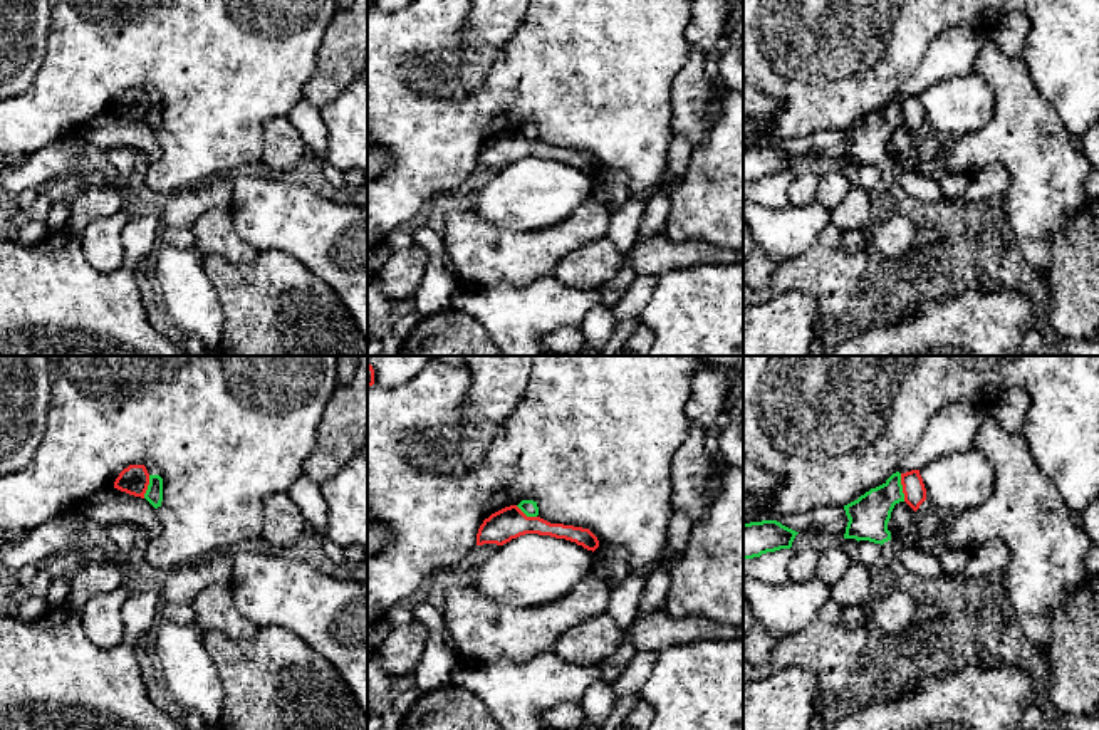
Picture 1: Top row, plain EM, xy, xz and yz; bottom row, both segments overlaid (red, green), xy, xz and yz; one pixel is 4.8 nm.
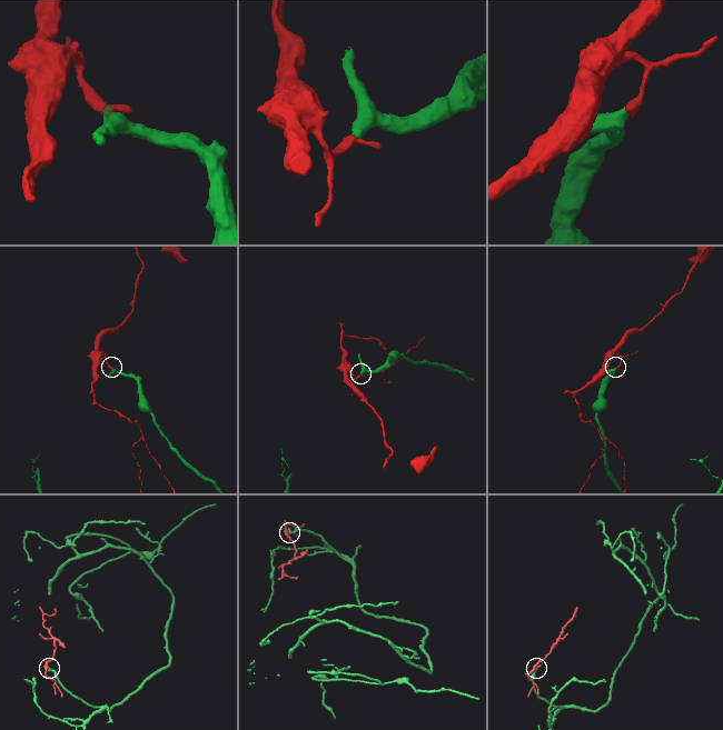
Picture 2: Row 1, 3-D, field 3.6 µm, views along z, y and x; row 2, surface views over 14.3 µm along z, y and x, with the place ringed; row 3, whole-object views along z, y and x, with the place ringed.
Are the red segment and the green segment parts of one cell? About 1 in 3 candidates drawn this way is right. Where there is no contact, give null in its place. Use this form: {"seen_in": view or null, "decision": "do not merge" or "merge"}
{"seen_in": "yz", "decision": "do not merge"}

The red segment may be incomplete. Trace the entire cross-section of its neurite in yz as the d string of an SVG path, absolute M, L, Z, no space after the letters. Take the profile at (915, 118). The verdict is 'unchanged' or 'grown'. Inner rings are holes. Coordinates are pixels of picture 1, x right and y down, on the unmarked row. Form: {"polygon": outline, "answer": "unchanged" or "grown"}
{"polygon": "M919 94L901 97L901 109L904 126L916 136L919 129L926 124L926 112L919 99Z", "answer": "unchanged"}

